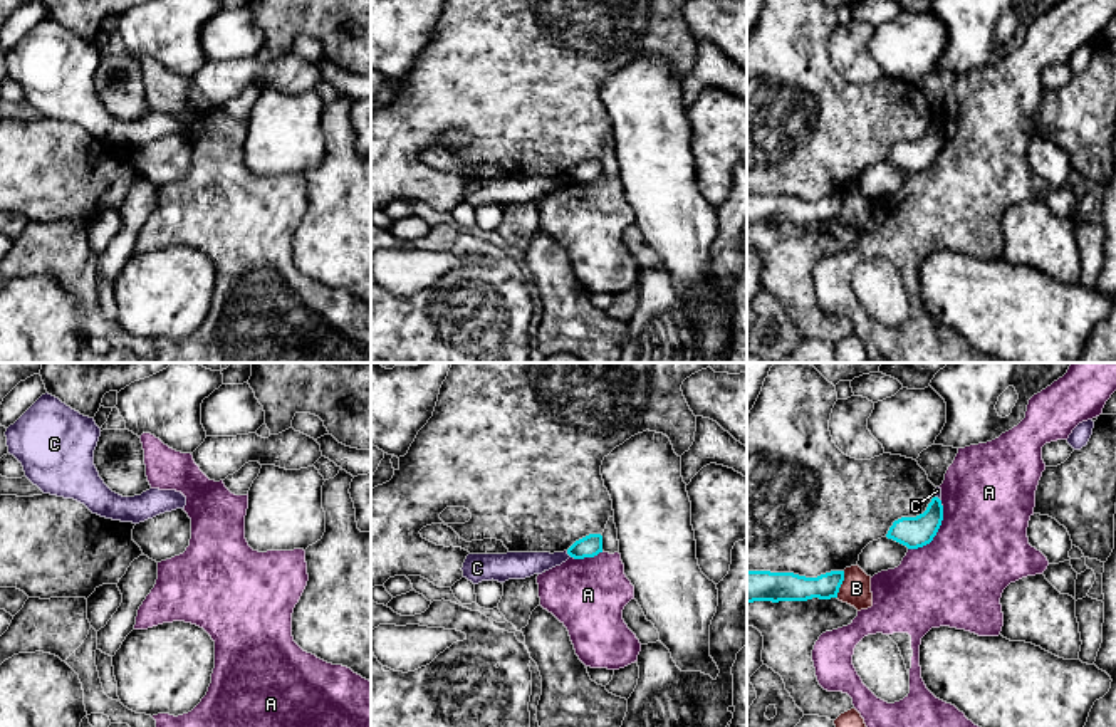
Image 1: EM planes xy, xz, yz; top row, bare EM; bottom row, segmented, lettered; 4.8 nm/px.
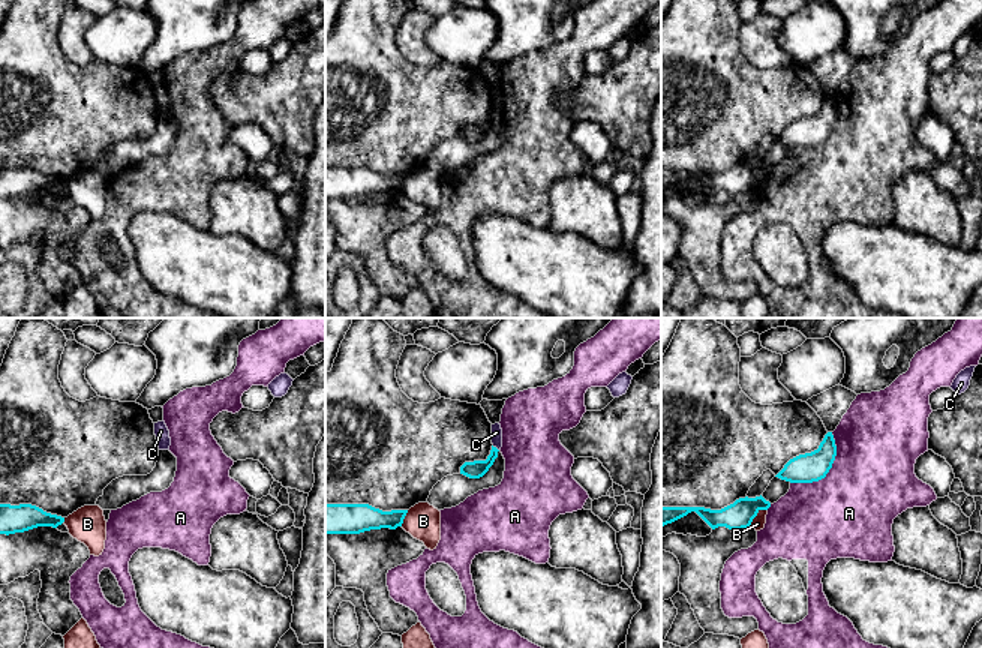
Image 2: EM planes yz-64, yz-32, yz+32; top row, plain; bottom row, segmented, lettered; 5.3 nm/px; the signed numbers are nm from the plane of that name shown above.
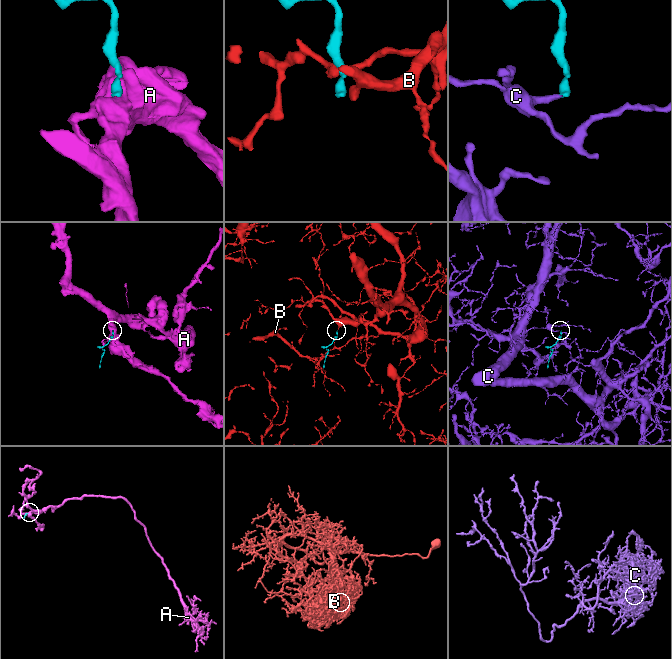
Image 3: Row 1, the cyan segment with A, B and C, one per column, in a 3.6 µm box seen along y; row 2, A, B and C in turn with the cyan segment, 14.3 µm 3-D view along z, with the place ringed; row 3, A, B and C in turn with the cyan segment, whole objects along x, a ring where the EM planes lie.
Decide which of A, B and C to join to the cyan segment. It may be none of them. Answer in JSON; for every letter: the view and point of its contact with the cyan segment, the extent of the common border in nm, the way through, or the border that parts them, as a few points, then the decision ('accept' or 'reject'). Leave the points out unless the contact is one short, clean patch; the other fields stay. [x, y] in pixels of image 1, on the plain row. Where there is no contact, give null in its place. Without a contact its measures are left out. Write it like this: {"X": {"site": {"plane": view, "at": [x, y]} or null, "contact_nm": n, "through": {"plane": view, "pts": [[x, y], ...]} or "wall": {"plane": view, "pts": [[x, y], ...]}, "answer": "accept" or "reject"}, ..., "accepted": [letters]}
{"A": {"site": {"plane": "yz", "at": [937, 155]}, "contact_nm": 280, "answer": "reject"}, "B": {"site": {"plane": "yz", "at": [841, 207]}, "contact_nm": 130, "wall": {"plane": "yz", "pts": [[844, 195], [844, 203], [836, 220]]}, "answer": "reject"}, "C": {"site": {"plane": "xz", "at": [569, 178]}, "contact_nm": 40, "wall": {"plane": "xz", "pts": [[566, 175], [571, 180]]}, "answer": "reject"}, "accepted": []}

